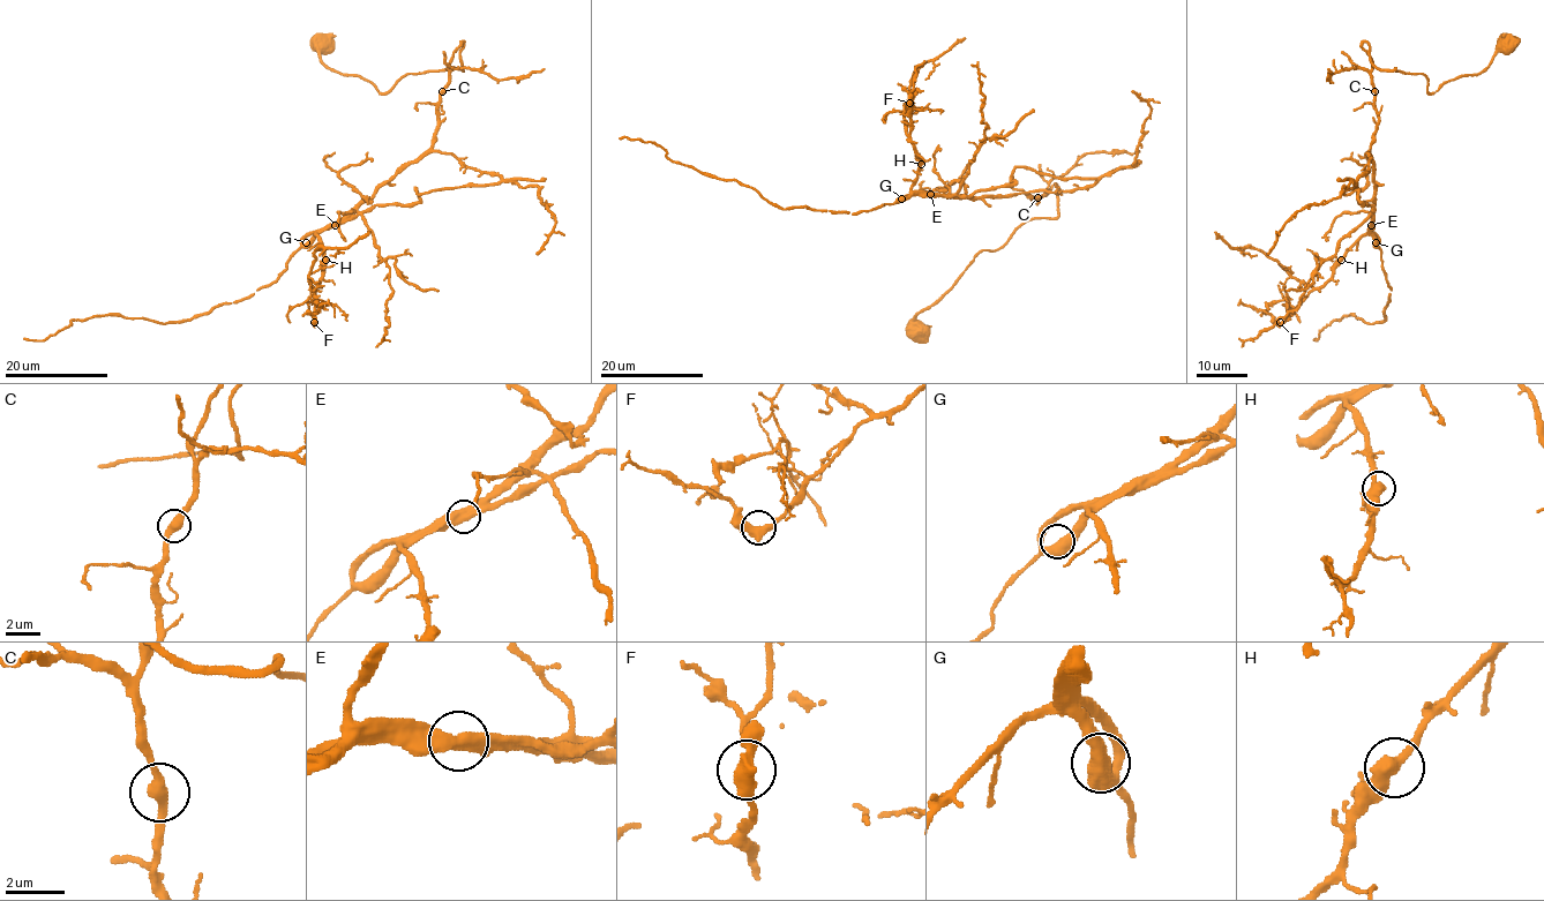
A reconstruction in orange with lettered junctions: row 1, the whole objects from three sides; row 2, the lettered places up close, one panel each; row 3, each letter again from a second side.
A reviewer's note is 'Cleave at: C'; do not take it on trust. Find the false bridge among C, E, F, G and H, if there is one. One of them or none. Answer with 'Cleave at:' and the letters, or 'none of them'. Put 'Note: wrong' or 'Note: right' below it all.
Cleave at: none of them
Note: wrong

